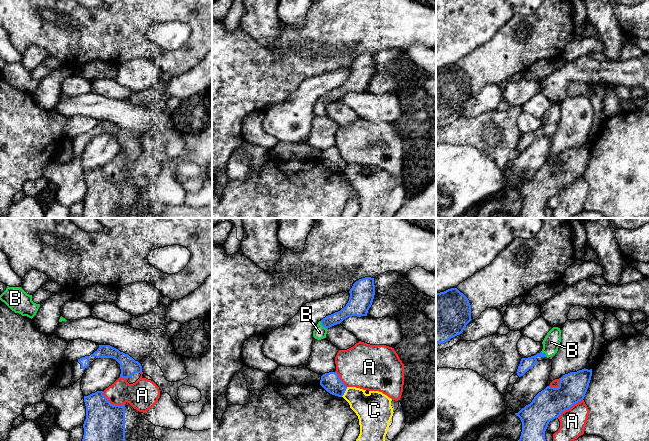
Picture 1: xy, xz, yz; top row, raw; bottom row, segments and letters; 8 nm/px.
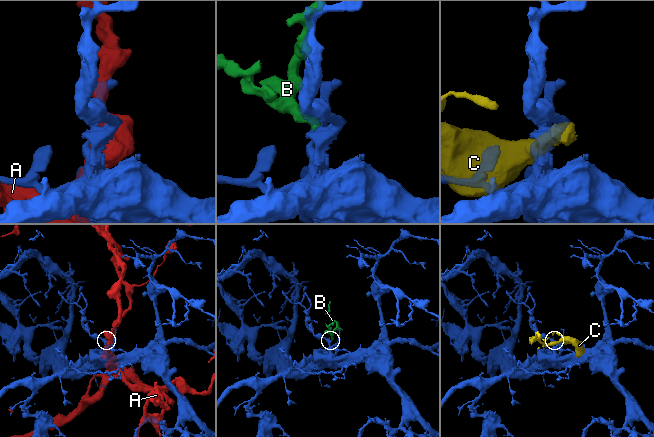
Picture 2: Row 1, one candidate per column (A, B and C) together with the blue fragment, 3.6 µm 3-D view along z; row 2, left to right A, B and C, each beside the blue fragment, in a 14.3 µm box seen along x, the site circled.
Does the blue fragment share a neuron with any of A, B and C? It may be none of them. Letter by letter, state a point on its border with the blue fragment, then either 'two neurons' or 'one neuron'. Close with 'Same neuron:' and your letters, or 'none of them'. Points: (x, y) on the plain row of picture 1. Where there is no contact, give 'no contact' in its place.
A: contact xy (112, 180); two neurons
B: contact xz (322, 101); one neuron
C: contact xz (344, 168); two neurons
Same neuron: B

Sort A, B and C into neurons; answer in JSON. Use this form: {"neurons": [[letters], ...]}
{"neurons": [["A"], ["B"], ["C"]]}

